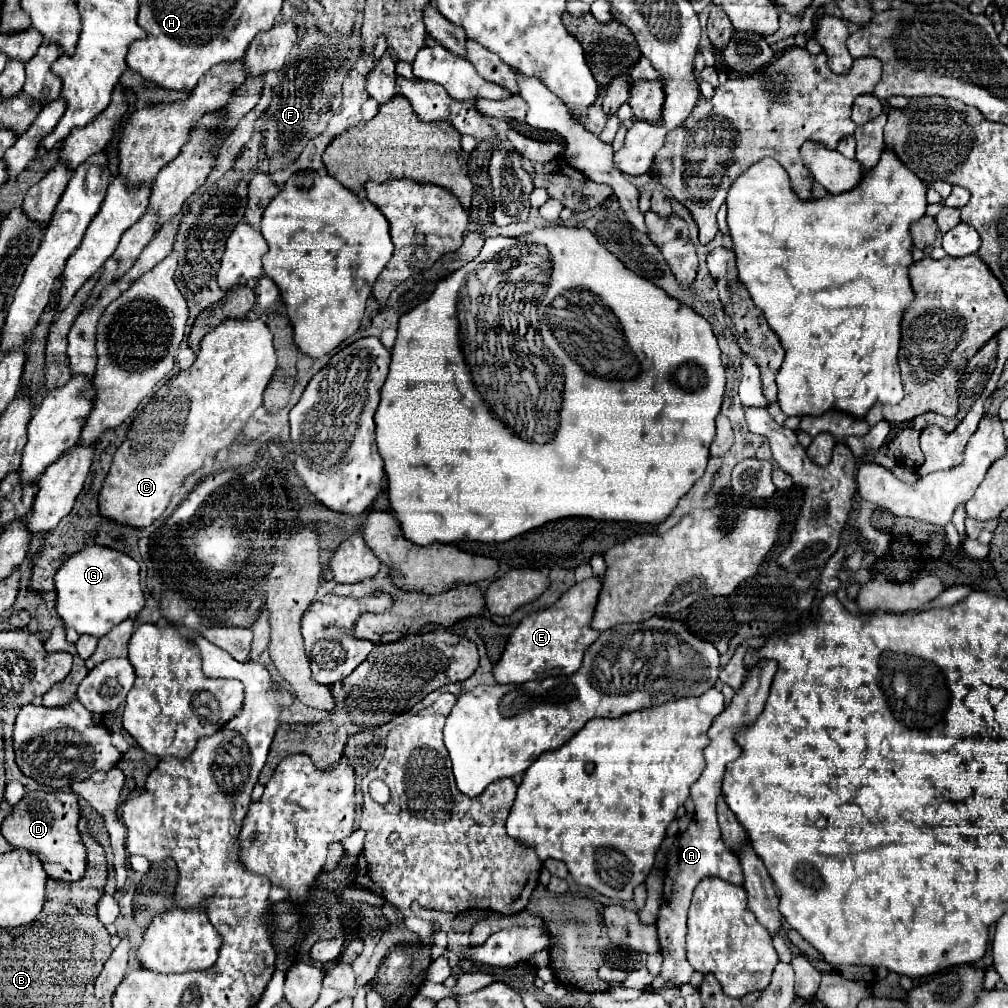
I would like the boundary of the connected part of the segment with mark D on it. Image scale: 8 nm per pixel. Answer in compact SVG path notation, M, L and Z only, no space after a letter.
M27 792L5 818L1 834L5 840L15 848L31 850L39 856L45 872L53 880L61 882L75 882L81 880L85 874L85 846L81 834L77 830L79 824L79 804L77 794L73 792Z

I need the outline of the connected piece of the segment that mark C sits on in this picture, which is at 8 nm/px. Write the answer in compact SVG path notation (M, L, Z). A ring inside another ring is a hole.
M227 320L219 324L201 340L201 350L189 370L179 372L173 380L157 388L155 396L133 418L125 442L113 456L111 470L99 492L99 514L117 524L147 528L167 508L173 490L177 490L187 476L199 470L205 458L215 458L219 450L233 444L241 434L249 416L263 404L263 390L267 388L277 366L273 336L263 320Z

